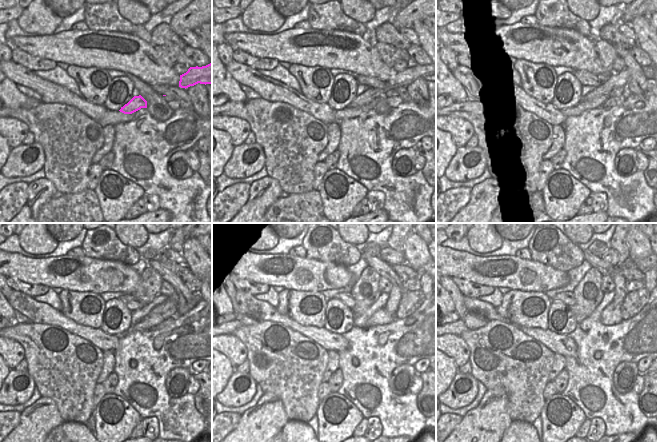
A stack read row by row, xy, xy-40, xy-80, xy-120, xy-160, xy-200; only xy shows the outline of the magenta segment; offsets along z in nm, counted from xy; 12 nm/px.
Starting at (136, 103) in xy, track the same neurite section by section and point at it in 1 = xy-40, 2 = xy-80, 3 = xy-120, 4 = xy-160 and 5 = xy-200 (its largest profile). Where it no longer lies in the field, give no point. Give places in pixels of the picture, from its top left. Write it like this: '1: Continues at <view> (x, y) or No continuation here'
1: Continues at xy-40 (364, 99)
2: Continues at xy-80 (613, 86)
3: Continues at xy-120 (167, 309)
4: Continues at xy-160 (391, 307)
5: Continues at xy-200 (620, 299)

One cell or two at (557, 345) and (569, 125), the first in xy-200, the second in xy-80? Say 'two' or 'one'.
two

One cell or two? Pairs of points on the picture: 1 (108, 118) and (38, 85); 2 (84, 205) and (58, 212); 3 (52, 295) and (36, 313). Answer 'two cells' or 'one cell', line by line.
1: two cells
2: one cell
3: two cells

